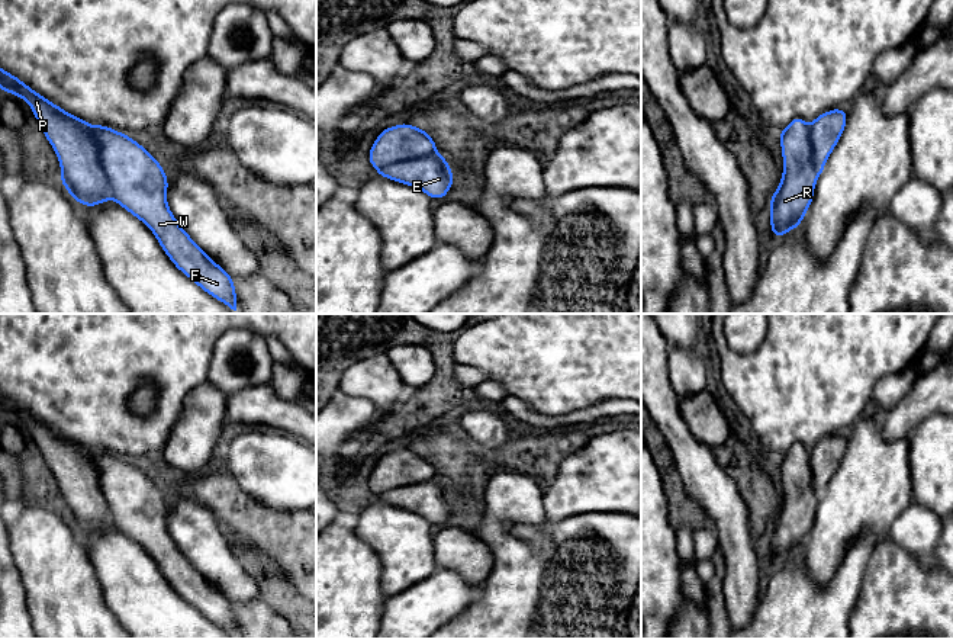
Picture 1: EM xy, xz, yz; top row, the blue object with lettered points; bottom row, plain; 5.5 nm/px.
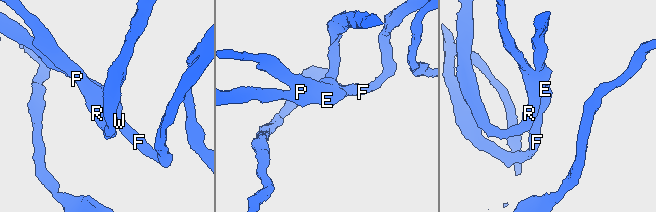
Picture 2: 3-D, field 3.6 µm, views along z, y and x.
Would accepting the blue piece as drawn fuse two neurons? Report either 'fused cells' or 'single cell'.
single cell

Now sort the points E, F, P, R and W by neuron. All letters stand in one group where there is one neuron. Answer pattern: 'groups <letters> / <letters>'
groups E F P R W

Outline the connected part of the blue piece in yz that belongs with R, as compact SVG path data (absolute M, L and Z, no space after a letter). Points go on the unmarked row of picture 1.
M838 433L821 439L808 450L793 443L780 456L783 500L770 529L772 559L779 563L799 552L812 529L814 513L825 487L840 466L847 439Z

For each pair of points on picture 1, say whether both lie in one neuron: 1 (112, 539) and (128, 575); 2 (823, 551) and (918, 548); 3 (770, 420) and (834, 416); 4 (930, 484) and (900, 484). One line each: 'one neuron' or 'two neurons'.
1: one neuron
2: two neurons
3: one neuron
4: two neurons

